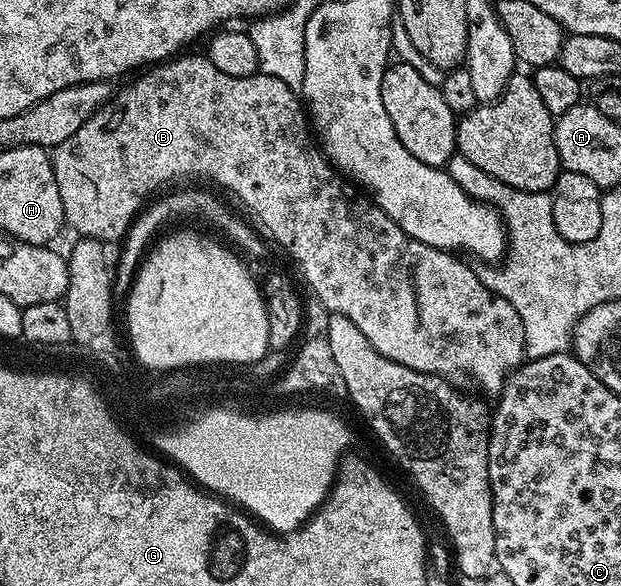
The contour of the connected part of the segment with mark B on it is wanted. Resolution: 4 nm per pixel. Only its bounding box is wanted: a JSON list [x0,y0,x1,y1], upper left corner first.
[50,54,527,396]

